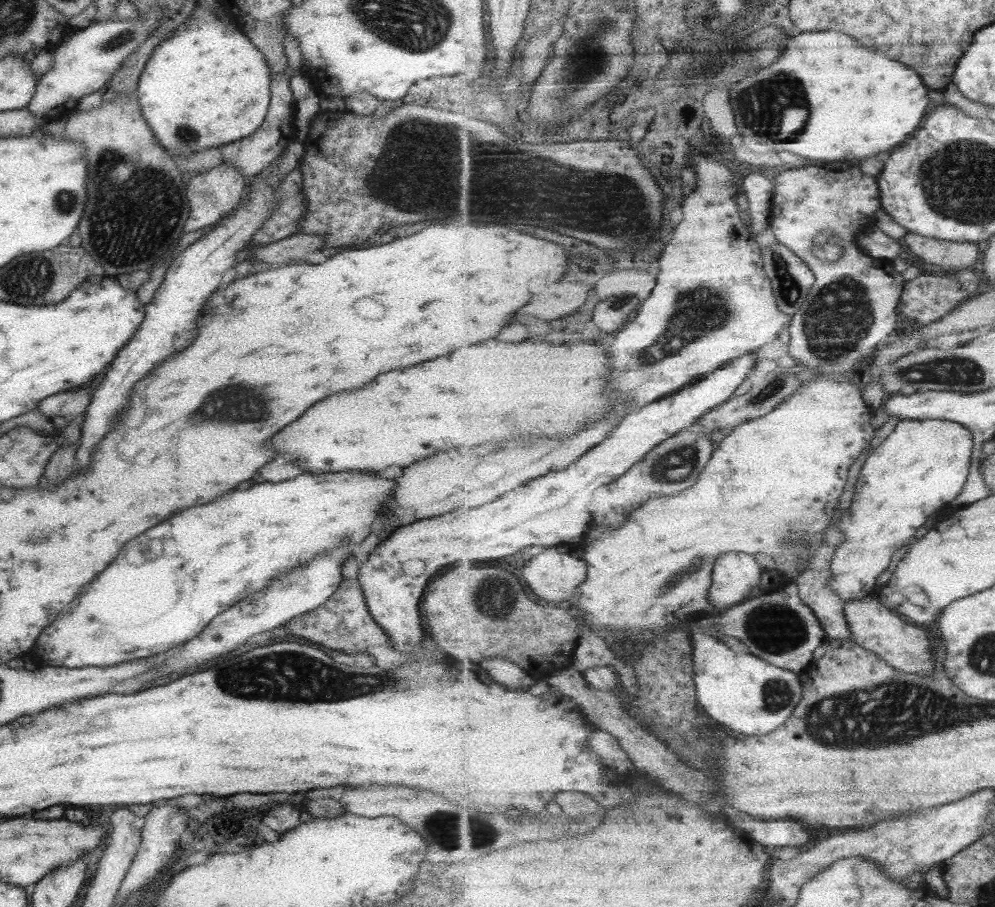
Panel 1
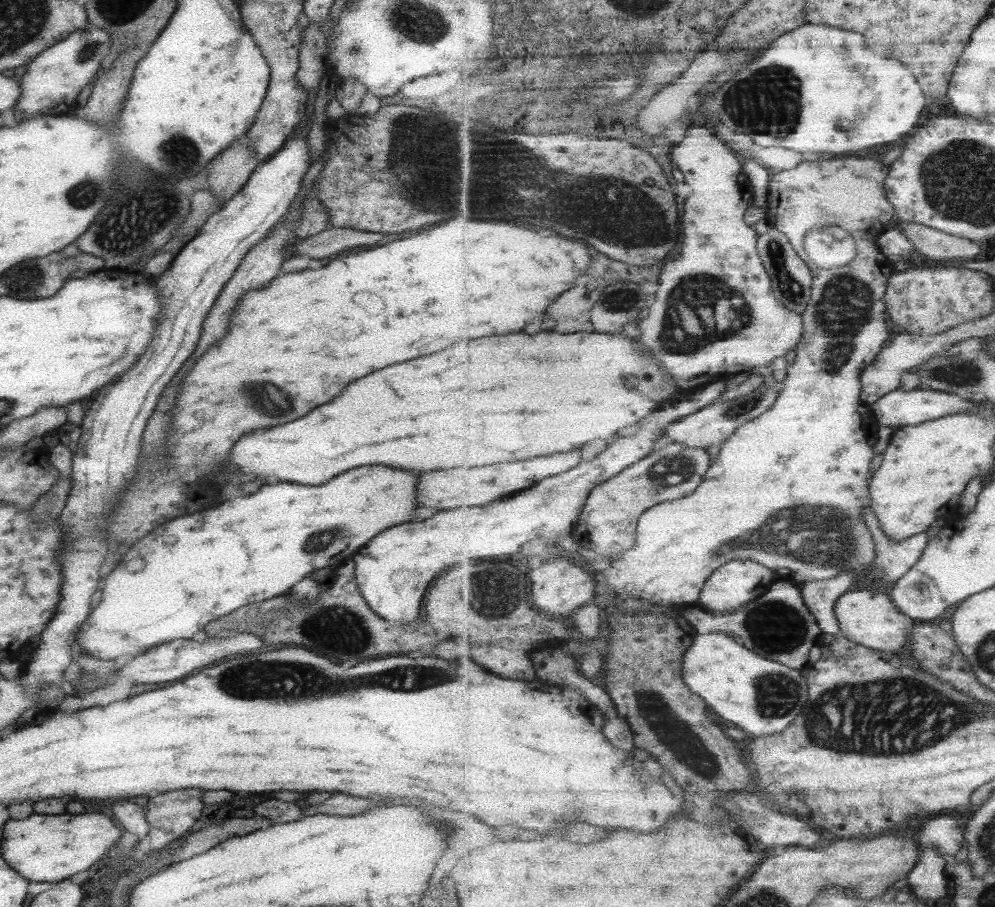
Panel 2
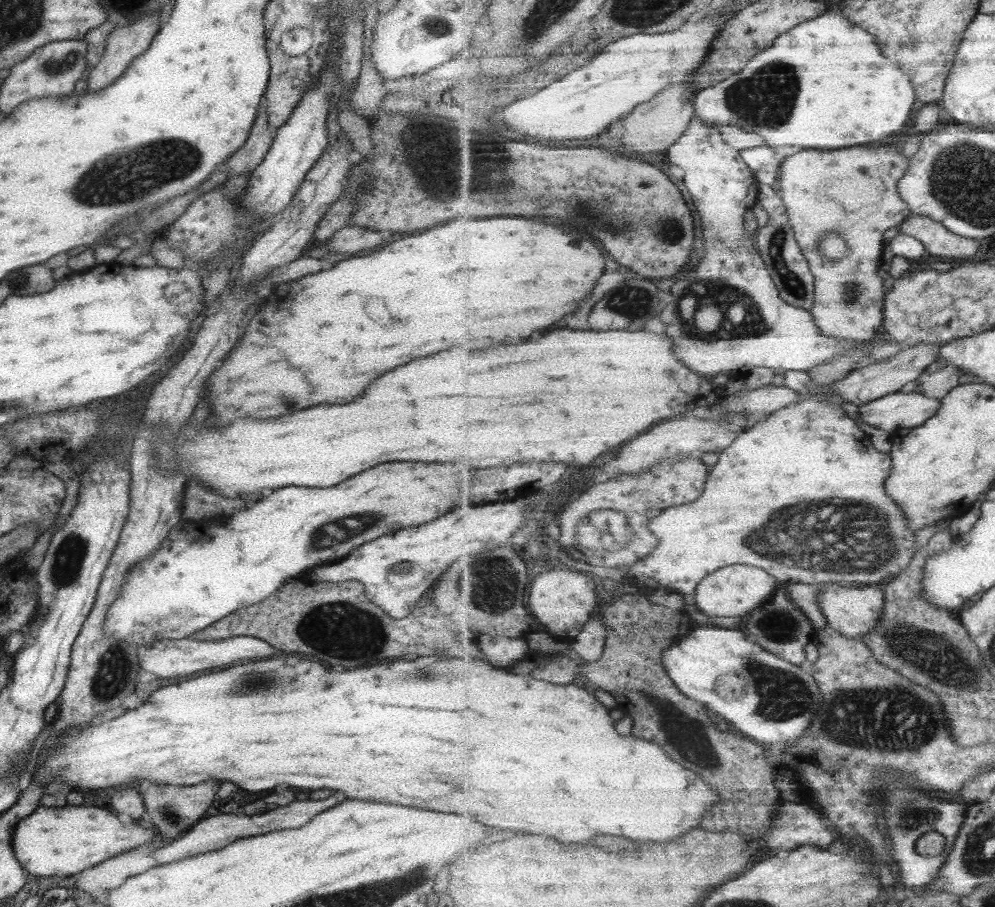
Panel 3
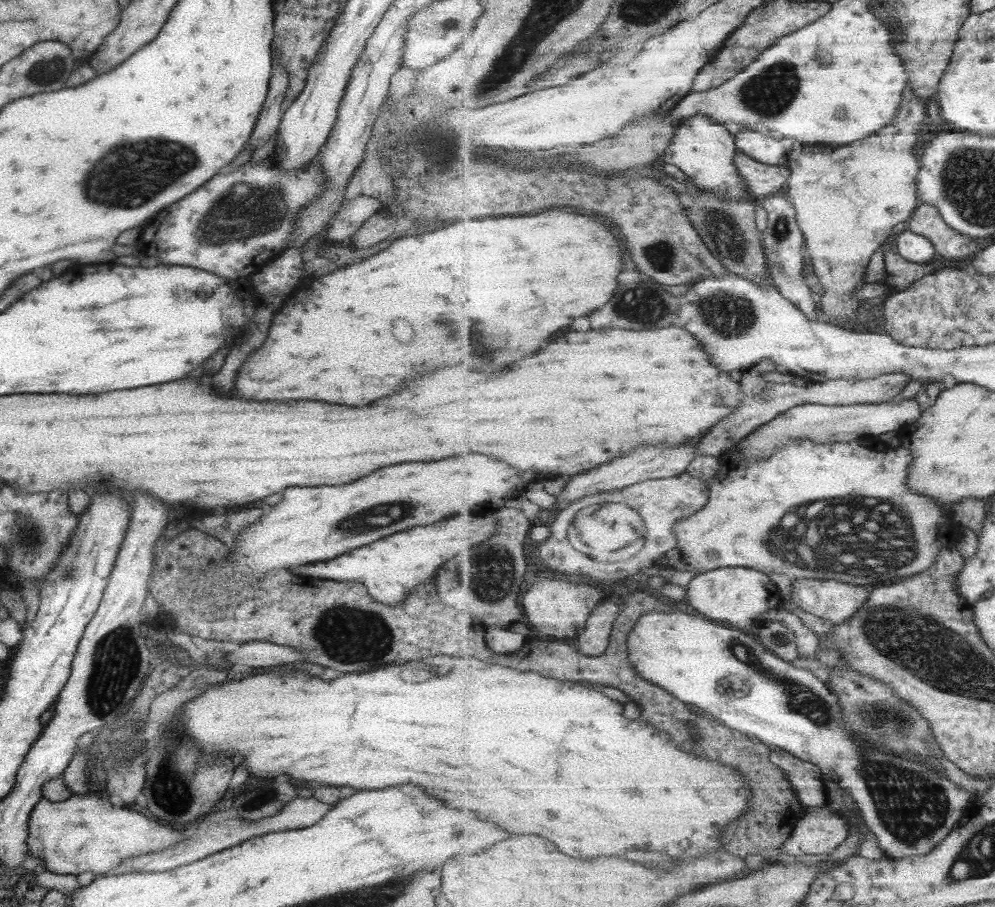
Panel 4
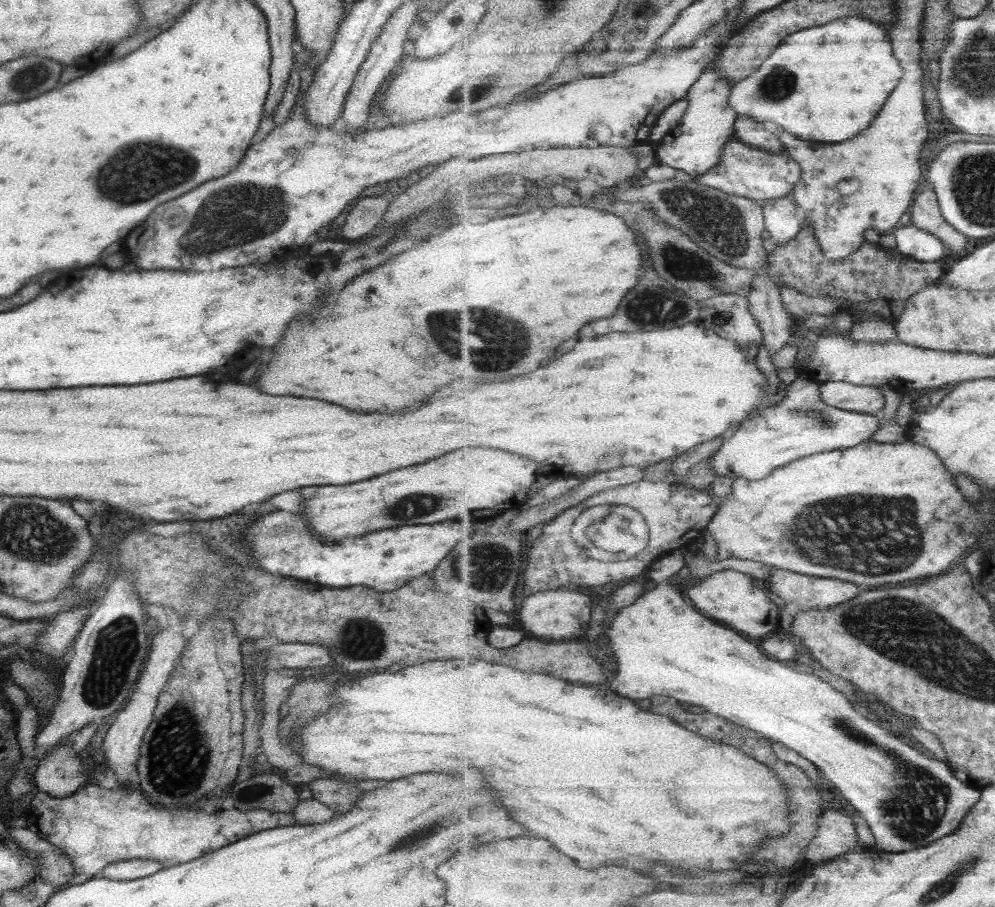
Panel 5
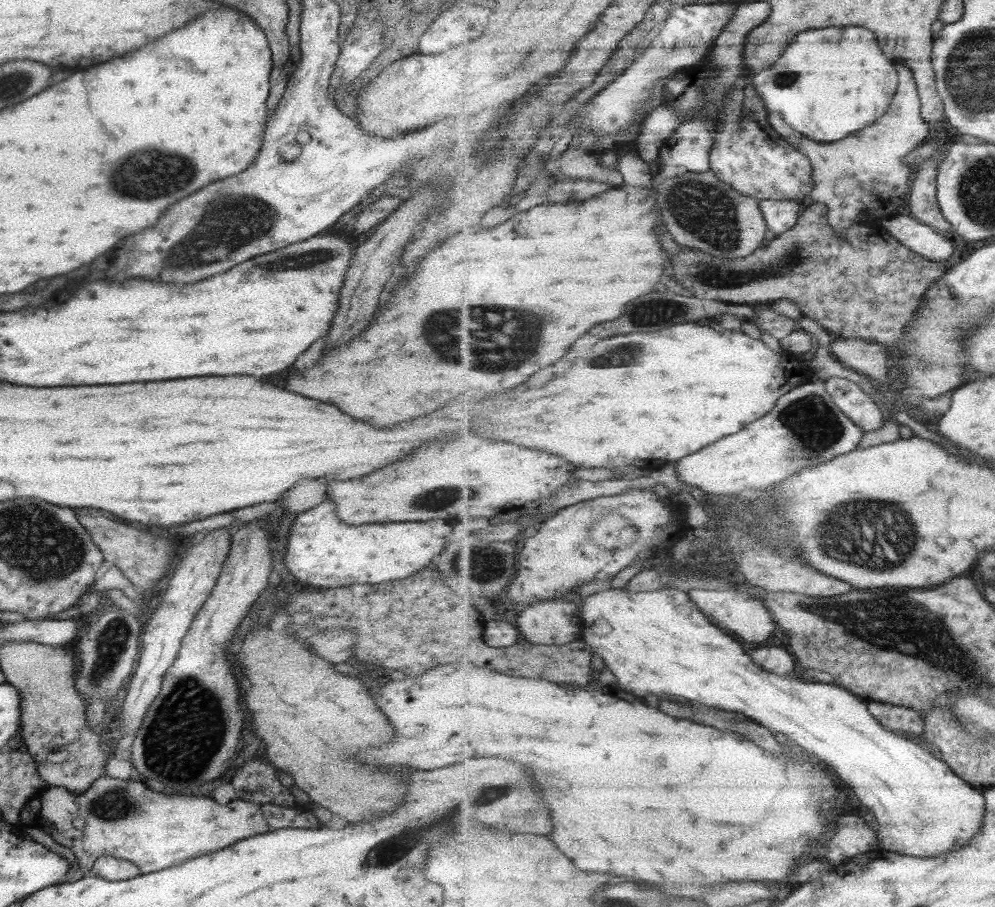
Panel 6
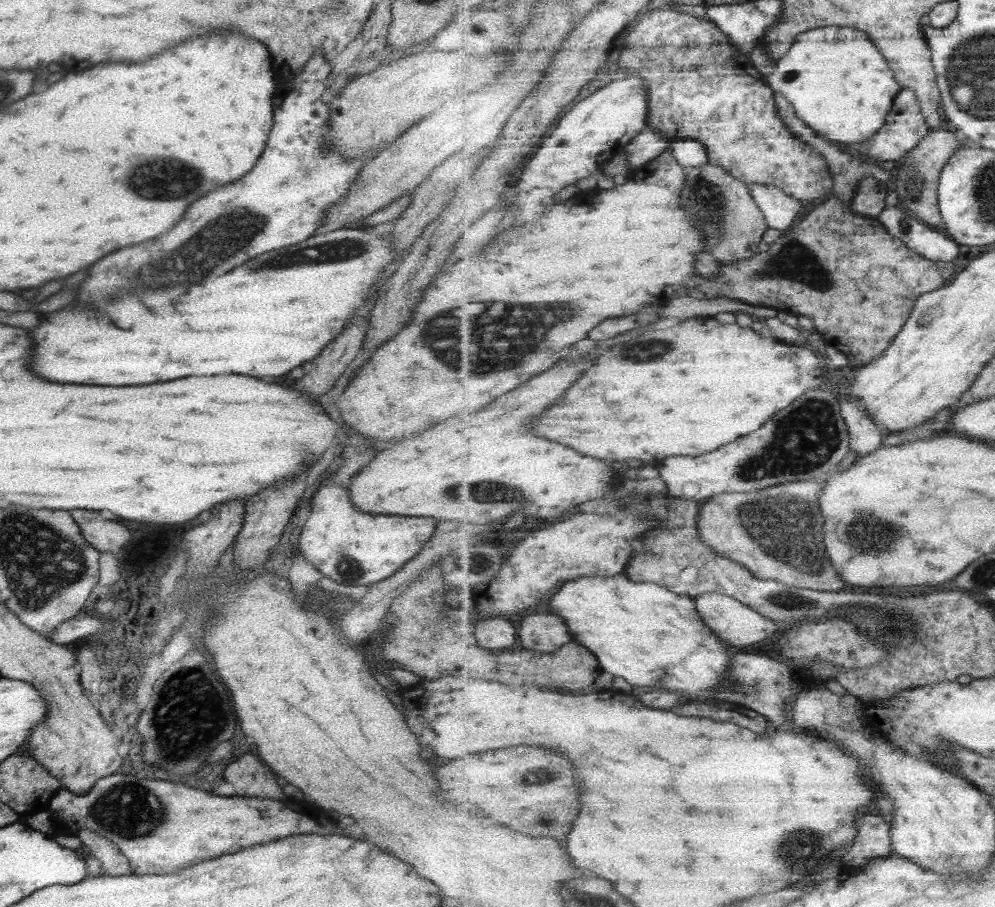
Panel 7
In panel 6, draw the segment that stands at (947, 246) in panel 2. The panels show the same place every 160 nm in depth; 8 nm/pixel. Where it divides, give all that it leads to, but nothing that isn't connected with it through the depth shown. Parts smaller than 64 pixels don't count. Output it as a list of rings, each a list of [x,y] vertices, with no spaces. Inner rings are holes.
[[[930,157],[914,170],[910,180],[908,206],[913,217],[919,222],[934,227],[939,234],[947,236],[955,228],[945,220],[938,201],[938,166],[935,158]]]

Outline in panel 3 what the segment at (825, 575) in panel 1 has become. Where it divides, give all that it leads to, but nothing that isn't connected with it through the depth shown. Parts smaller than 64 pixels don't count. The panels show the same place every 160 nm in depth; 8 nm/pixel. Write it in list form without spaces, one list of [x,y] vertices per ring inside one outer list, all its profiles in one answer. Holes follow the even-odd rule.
[[[788,582],[779,585],[786,590],[788,597],[805,613],[815,627],[826,627],[828,619],[823,615],[821,604],[818,603],[818,594],[822,585]]]

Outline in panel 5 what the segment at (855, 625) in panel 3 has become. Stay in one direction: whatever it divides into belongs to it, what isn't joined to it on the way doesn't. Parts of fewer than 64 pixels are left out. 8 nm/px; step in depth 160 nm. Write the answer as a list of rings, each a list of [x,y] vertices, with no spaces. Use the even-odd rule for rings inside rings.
[[[773,567],[772,573],[765,579],[765,586],[774,597],[781,597],[786,610],[781,613],[780,624],[783,628],[791,629],[795,615],[799,612],[809,612],[809,610],[827,610],[833,606],[841,606],[844,602],[850,601],[859,596],[859,586],[854,582],[847,582],[836,578],[821,578],[815,575],[799,574],[790,570],[783,570]]]

